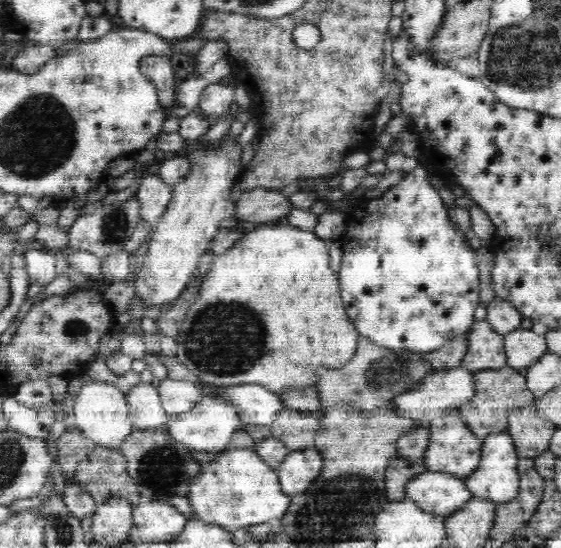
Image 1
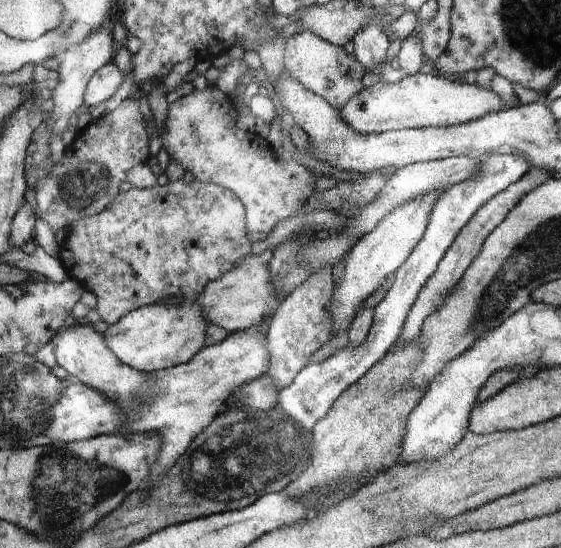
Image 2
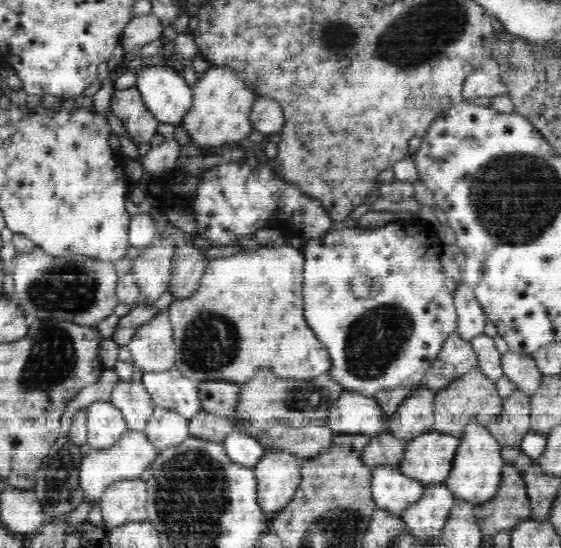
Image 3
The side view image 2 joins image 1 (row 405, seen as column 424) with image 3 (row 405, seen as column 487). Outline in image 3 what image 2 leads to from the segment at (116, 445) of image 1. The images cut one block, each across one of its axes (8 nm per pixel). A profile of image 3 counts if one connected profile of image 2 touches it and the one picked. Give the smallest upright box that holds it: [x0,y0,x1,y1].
[86,400,129,451]

